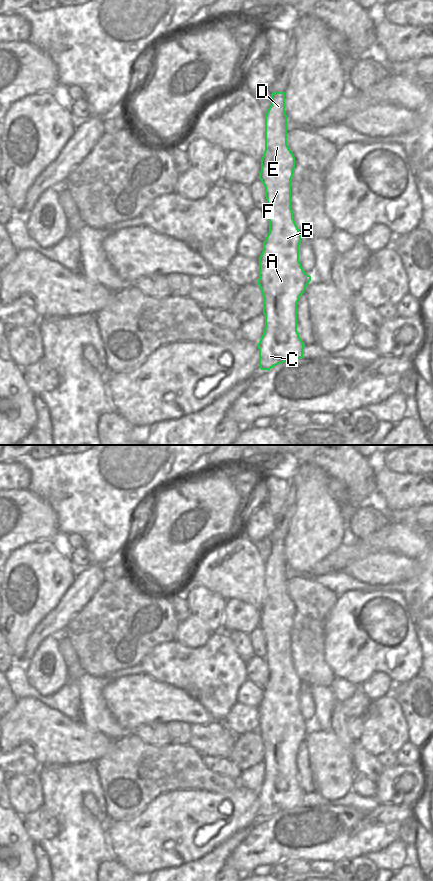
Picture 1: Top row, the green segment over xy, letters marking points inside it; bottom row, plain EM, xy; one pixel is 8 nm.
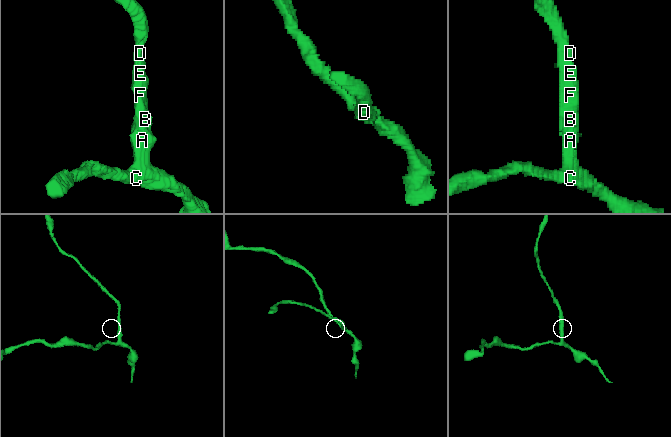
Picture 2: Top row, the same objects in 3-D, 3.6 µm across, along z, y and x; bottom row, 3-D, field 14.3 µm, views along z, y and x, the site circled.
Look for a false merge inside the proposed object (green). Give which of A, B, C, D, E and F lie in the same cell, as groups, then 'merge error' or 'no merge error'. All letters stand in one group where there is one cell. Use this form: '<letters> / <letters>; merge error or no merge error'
A B C D E F; no merge error

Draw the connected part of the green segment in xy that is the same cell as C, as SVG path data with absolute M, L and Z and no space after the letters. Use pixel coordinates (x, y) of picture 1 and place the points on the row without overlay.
M285 540L272 541L271 553L265 562L265 599L259 621L259 627L265 635L265 661L269 667L269 681L259 705L257 729L263 743L265 763L265 777L257 792L259 815L268 819L278 812L303 806L305 793L297 779L297 751L311 729L311 724L305 721L299 709L299 693L303 683L293 667L291 657L291 627L295 605L287 593L287 567Z

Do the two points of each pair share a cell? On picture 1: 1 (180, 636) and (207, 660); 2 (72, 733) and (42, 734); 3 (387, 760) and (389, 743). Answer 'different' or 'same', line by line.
1: different
2: same
3: different

